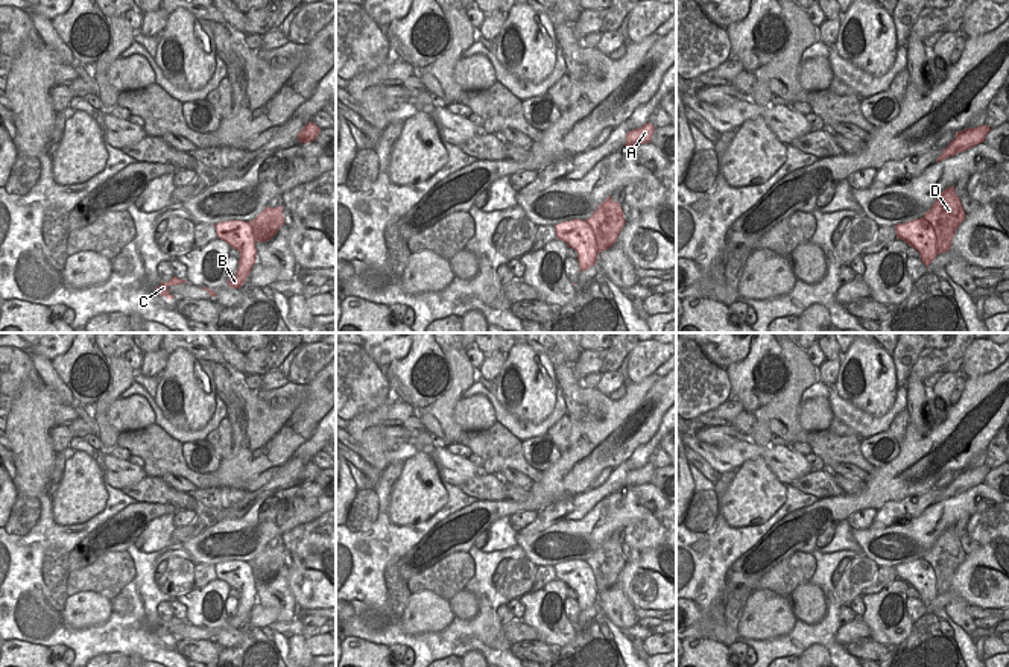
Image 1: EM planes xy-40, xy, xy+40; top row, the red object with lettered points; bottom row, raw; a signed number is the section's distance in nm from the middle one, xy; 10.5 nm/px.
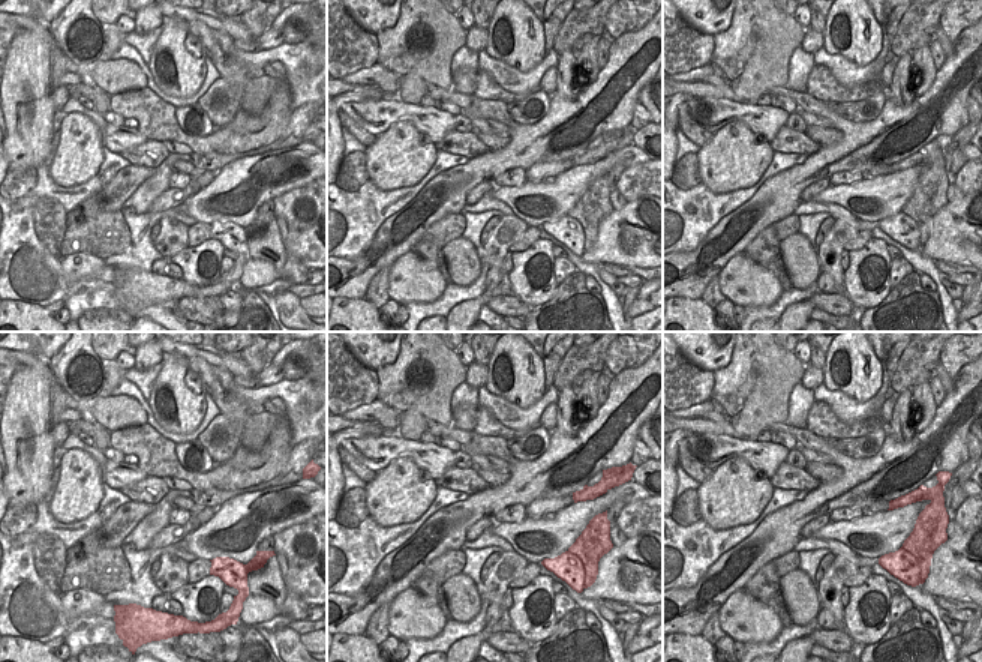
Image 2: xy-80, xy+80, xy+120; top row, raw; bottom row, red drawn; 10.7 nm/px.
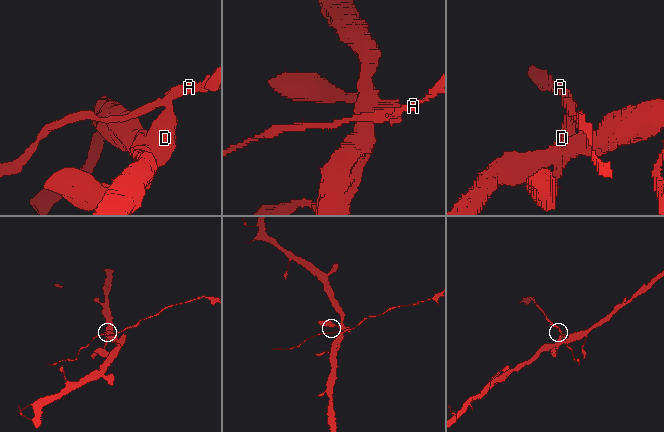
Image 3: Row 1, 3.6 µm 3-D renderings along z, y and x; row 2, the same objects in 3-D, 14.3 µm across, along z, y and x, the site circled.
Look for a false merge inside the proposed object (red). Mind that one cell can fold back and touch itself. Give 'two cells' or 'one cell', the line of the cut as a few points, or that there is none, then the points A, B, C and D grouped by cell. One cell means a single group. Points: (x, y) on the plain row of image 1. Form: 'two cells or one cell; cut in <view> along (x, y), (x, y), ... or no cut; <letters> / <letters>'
two cells; cut in xy along (584, 561), (593, 573), (597, 596); A D / B C

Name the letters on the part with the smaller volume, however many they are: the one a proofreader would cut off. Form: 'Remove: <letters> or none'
Remove: A, D

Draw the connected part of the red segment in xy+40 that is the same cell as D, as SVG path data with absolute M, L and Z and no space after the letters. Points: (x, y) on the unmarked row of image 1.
M954 526L944 530L932 548L924 555L924 559L935 570L938 594L950 591L956 570L965 561L965 556Z

